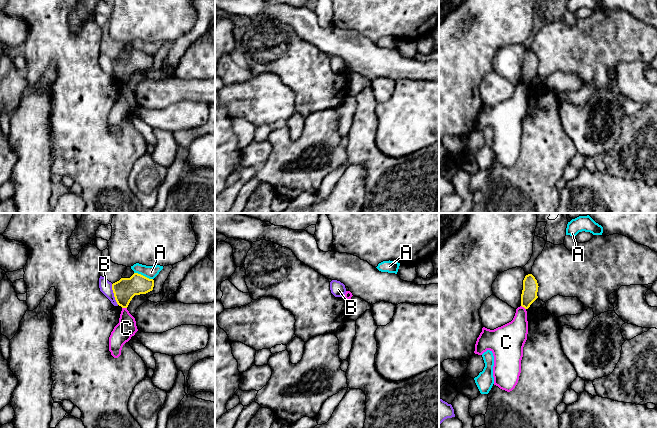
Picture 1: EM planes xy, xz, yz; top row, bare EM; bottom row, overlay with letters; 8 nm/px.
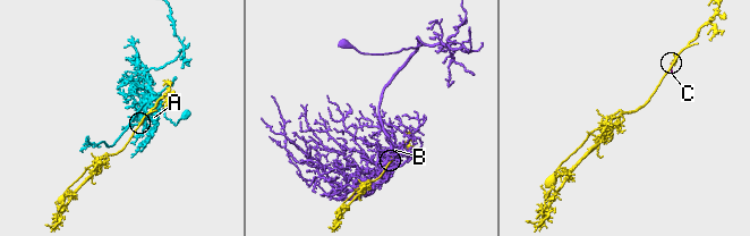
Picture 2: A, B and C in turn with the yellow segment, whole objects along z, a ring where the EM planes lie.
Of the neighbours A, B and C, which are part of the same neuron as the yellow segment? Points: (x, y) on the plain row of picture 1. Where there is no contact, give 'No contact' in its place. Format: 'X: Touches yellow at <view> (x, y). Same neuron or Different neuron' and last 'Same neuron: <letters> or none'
A: Touches yellow at xy (142, 51). Different neuron
B: Touches yellow at xy (114, 70). Different neuron
C: Touches yellow at xy (124, 83). Different neuron
Same neuron: none

